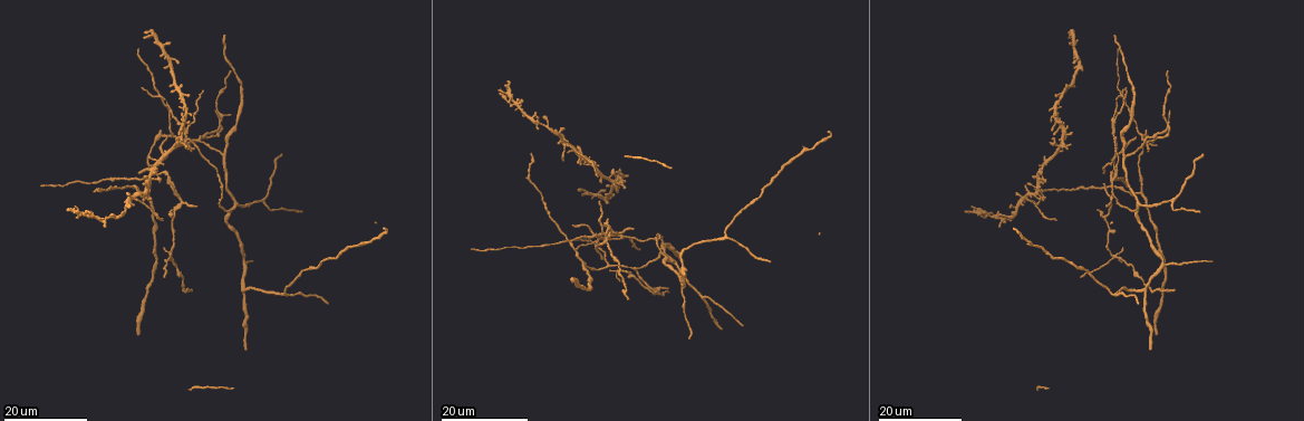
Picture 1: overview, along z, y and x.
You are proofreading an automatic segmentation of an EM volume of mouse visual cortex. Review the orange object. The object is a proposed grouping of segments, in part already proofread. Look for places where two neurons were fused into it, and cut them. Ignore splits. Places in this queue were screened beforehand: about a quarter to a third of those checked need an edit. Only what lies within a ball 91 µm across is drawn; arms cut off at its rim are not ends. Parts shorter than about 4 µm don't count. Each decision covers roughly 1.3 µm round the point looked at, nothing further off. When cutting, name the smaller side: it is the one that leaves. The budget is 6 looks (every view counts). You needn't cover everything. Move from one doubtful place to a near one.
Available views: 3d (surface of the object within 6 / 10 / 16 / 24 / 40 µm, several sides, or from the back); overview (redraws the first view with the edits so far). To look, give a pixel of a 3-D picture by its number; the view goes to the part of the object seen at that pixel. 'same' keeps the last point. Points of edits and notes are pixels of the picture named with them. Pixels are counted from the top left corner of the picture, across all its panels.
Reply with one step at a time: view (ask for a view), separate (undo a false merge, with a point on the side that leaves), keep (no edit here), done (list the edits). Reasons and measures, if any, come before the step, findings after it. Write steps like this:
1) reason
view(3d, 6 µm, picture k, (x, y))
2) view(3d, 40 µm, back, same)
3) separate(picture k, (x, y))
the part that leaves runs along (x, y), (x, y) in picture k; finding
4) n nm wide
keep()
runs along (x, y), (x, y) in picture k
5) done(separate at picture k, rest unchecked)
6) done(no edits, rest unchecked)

calibre changes
view(3d, 16 µm, picture 1, (164, 134))

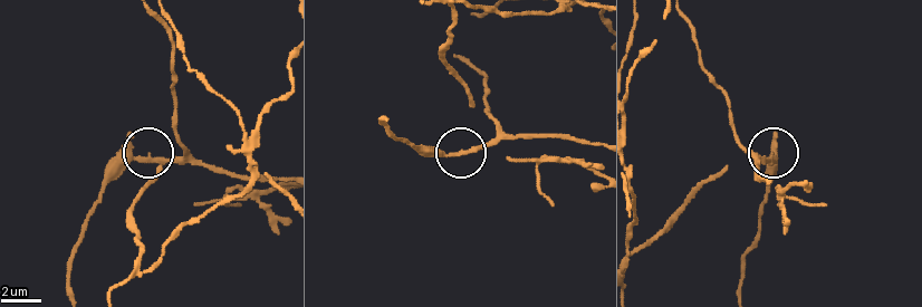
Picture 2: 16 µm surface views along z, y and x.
view(3d, 6 µm, picture 2, (454, 152))

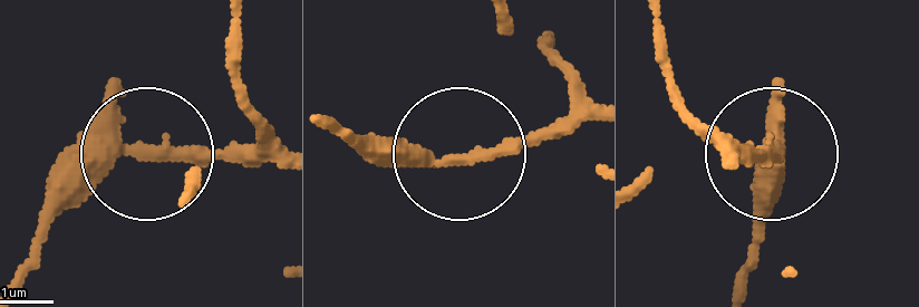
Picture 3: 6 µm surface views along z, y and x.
separate(picture 3, (59, 200))
two neurons meet here

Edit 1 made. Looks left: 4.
three-way junction
view(3d, 24 µm, picture 1, (704, 299))

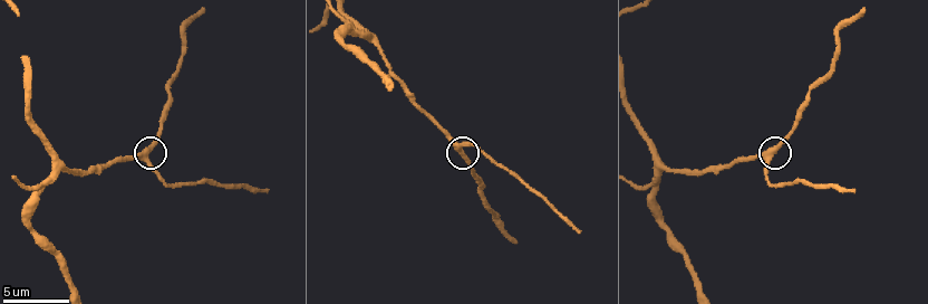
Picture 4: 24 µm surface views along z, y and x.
view(3d, 6 µm, picture 4, (771, 156))

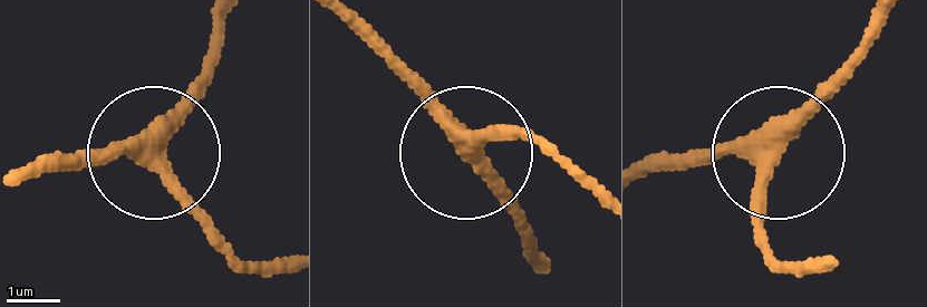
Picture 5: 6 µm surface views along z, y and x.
3 arms
keep()
runs along (648, 173), (742, 147), (778, 152), (769, 262) in picture 5; all the same neuron

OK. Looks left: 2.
a fork
view(3d, 6 µm, picture 4, (649, 189))

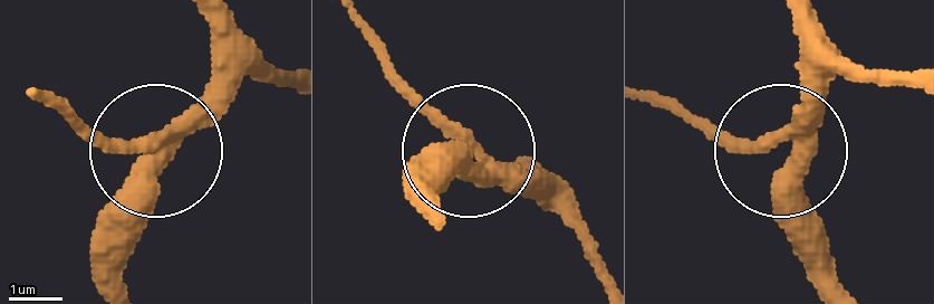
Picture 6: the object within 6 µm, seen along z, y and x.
3 arms
keep()
one neuron here

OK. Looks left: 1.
done(separate at picture 3, rest unchecked)

